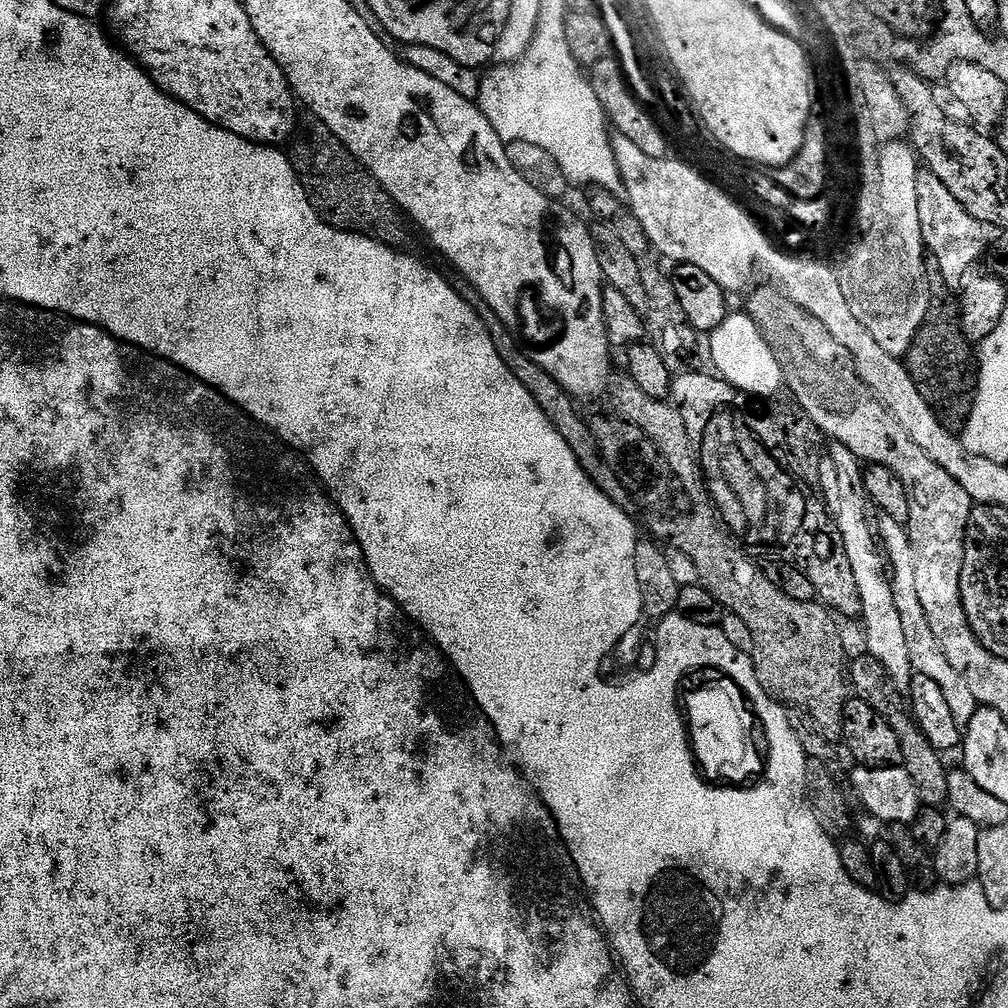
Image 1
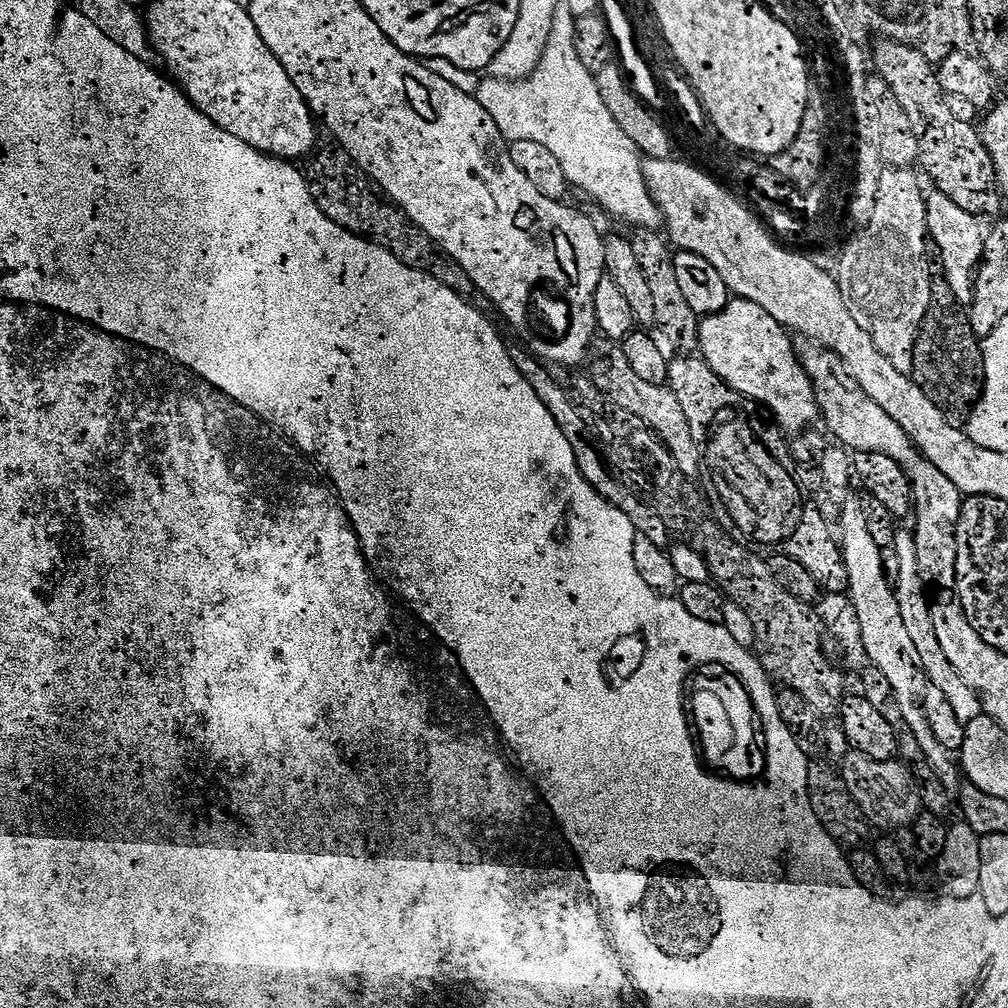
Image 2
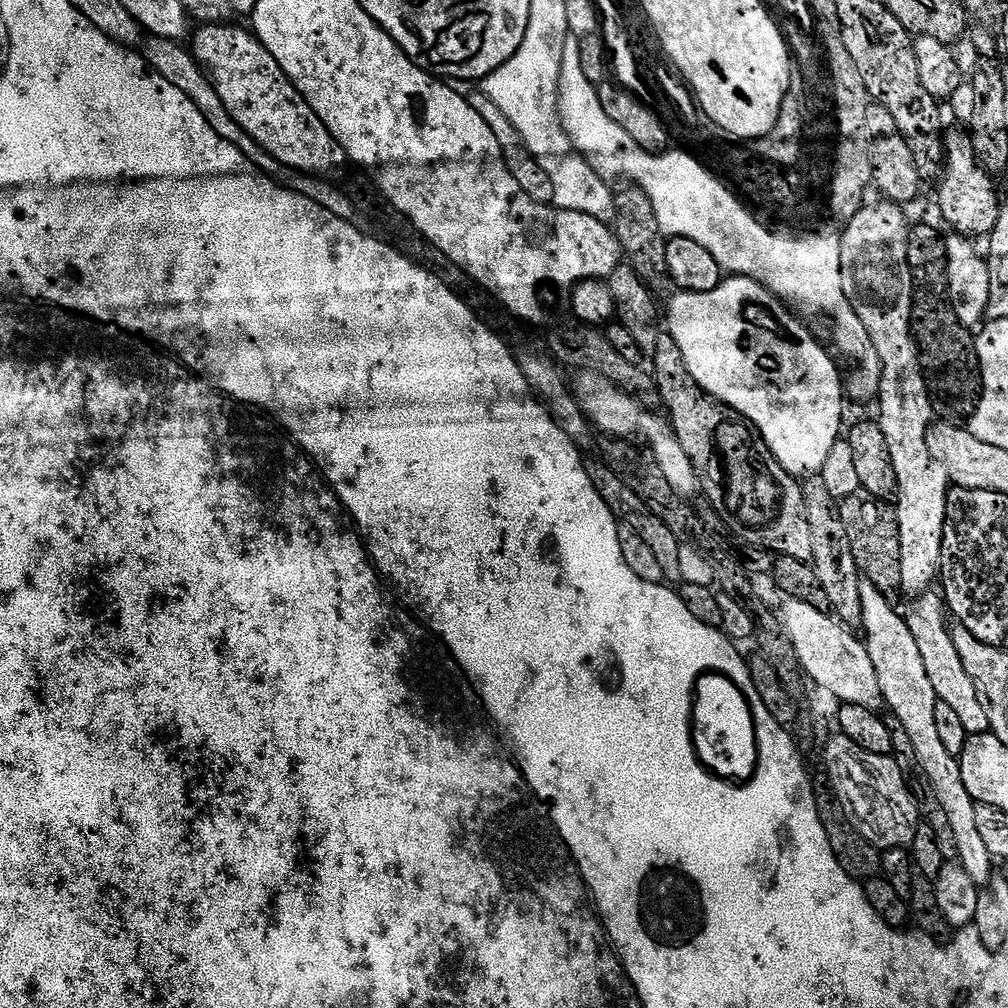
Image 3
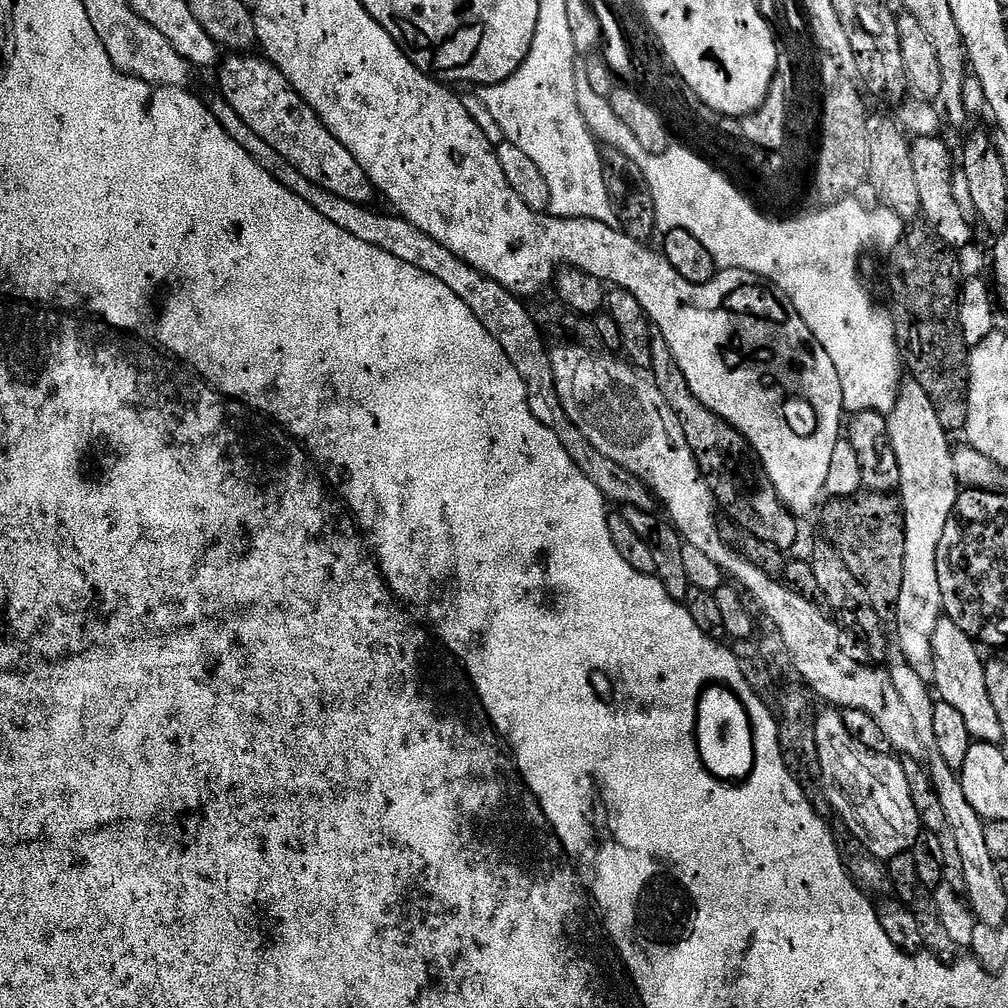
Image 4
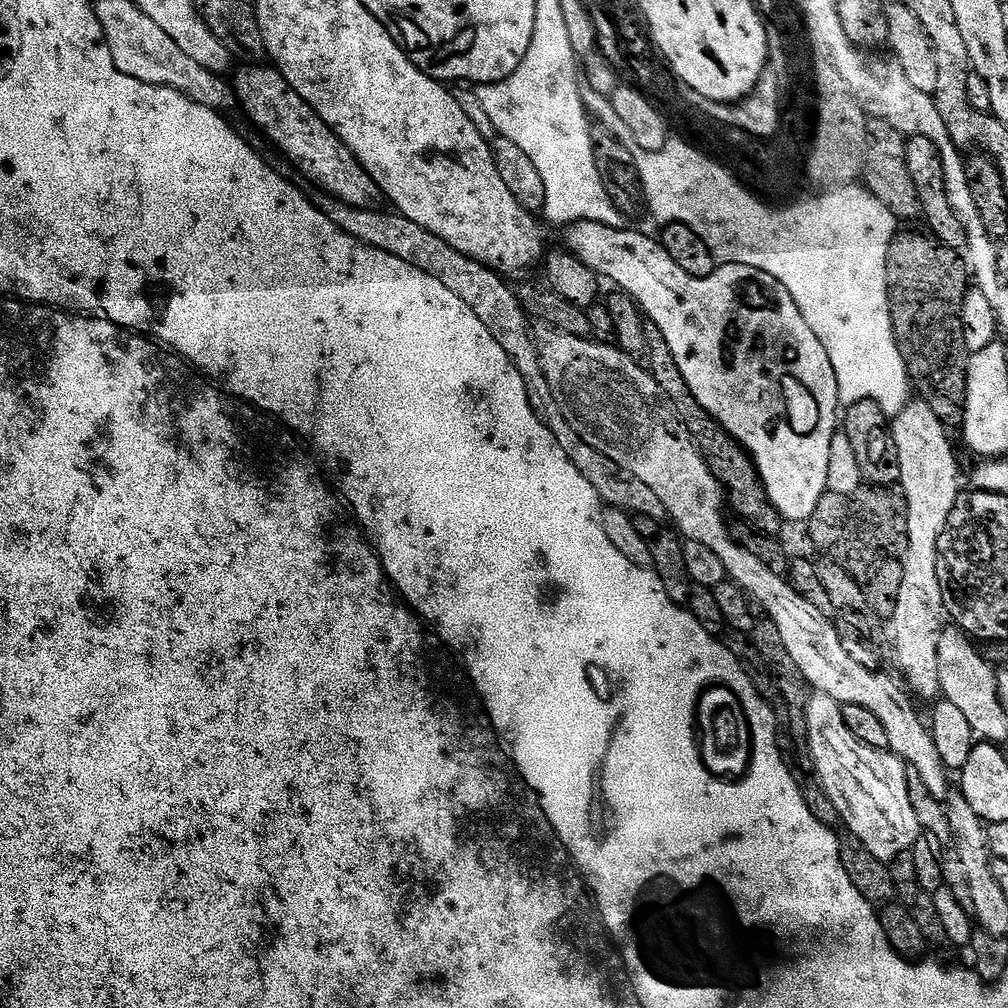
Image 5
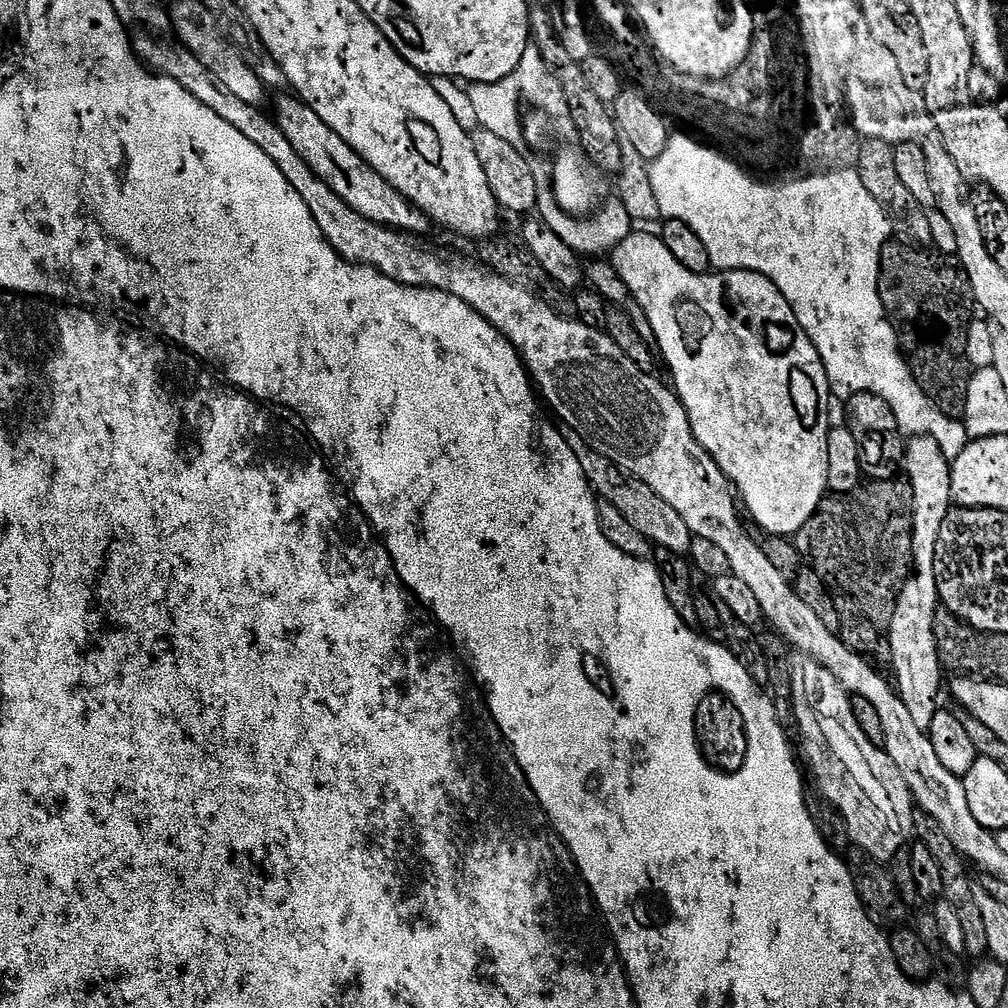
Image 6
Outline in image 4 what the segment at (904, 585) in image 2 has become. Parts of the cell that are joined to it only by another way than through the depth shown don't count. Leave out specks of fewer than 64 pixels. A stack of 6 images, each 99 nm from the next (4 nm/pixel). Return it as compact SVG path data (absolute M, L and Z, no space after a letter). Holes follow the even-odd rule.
M940 618L937 621L931 638L934 692L939 699L954 706L958 714L962 714L962 718L966 721L966 730L970 730L973 741L1000 746L1005 743L1006 737L1002 734L1002 724L998 722L998 714L990 702L984 678L985 663L980 662L975 647L977 648L977 645L972 637L967 636L952 620Z

